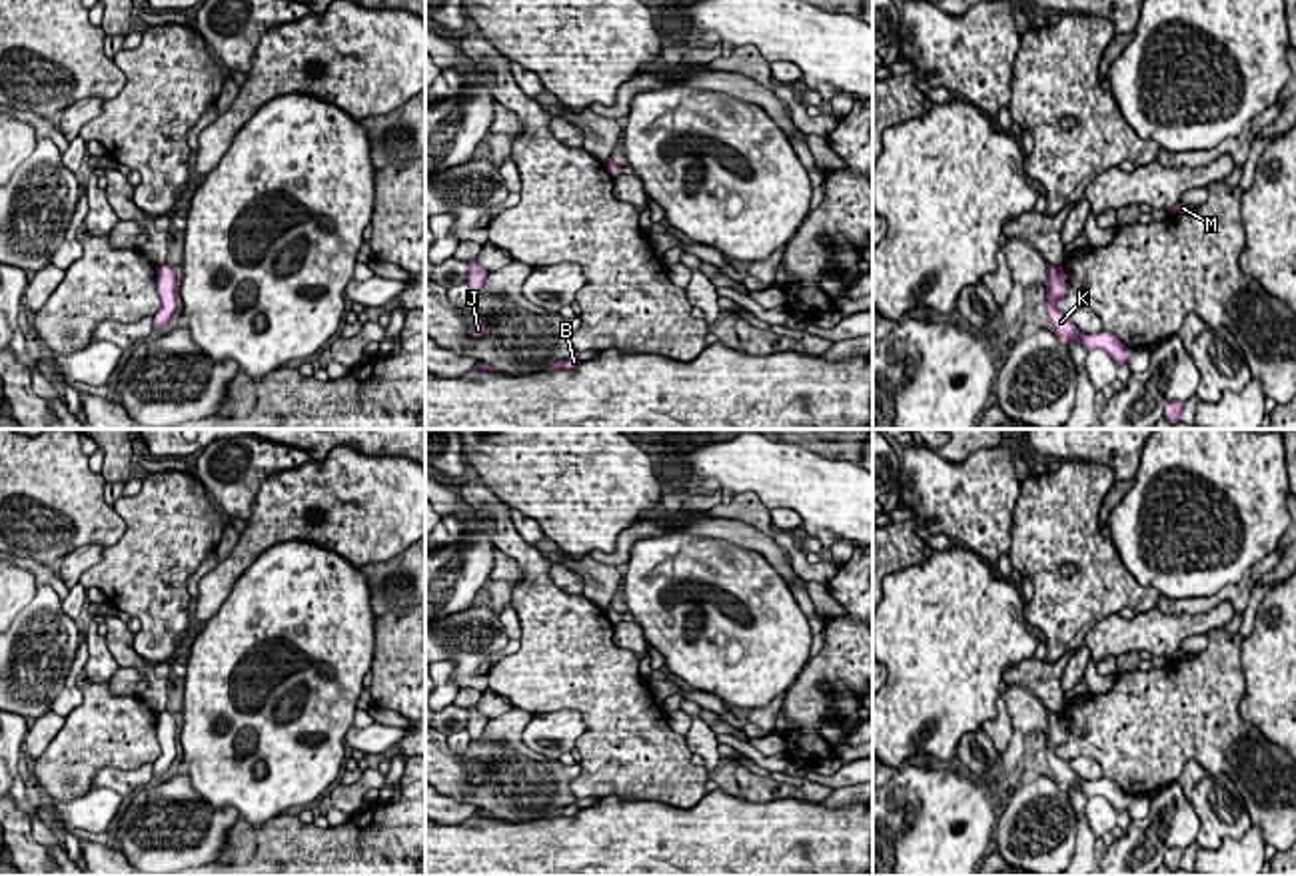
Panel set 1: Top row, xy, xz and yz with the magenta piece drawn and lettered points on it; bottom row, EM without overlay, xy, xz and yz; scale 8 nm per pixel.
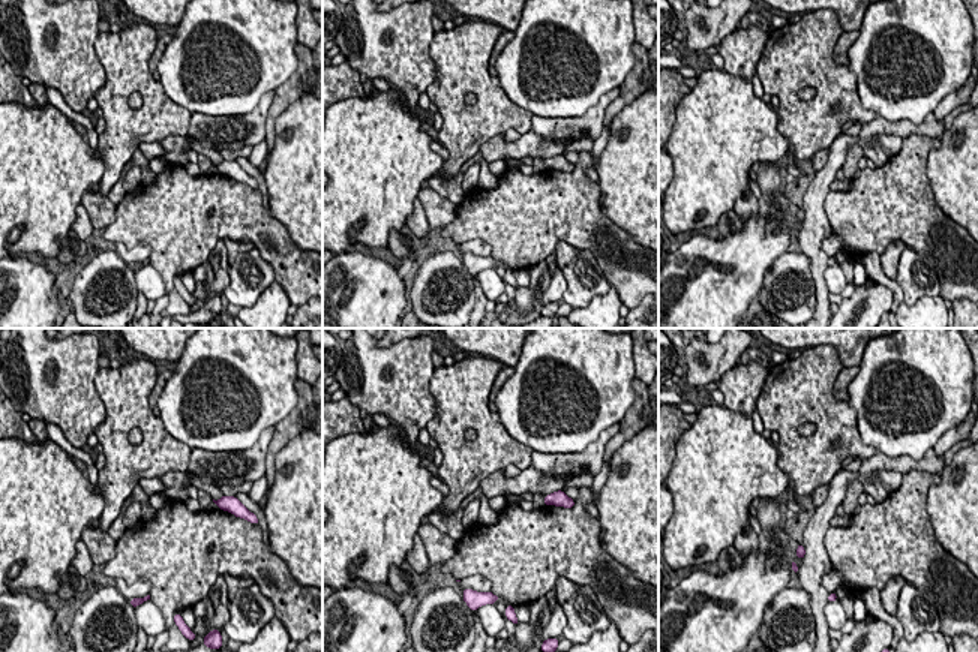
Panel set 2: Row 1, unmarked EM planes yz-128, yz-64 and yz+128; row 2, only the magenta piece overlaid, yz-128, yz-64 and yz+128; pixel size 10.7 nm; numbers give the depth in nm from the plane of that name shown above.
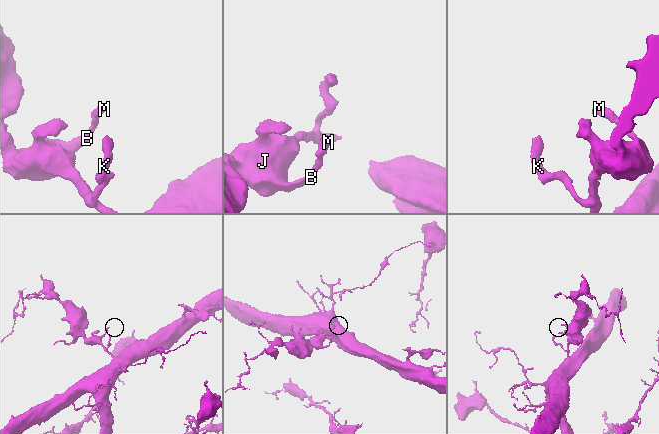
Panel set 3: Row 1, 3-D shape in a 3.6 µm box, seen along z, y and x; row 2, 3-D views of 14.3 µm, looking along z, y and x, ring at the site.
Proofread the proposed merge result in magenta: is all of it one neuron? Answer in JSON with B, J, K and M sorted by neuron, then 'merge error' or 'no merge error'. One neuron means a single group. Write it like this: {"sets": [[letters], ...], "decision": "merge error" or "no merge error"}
{"sets": [["B", "J", "K", "M"]], "decision": "no merge error"}

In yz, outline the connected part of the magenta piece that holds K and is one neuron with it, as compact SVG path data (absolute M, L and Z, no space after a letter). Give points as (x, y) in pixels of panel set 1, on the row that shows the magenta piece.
M1062 263L1050 265L1046 283L1046 313L1060 341L1068 345L1072 339L1078 339L1088 351L1104 349L1116 361L1116 365L1128 363L1130 349L1116 335L1108 331L1080 335L1070 323L1068 313L1056 309L1054 301L1066 295L1066 287L1068 283Z

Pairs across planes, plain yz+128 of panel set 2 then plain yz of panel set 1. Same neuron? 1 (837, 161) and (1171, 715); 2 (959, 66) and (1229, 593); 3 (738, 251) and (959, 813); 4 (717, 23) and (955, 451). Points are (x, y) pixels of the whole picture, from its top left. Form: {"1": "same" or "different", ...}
{"1": "different", "2": "different", "3": "same", "4": "same"}

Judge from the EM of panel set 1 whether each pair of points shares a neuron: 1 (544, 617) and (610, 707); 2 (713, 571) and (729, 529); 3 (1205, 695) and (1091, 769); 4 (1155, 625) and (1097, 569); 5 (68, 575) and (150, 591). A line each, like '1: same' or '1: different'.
1: same
2: different
3: different
4: different
5: different

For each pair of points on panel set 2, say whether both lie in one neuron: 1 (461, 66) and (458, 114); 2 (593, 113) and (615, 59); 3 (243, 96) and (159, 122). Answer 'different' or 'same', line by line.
1: same
2: different
3: different

